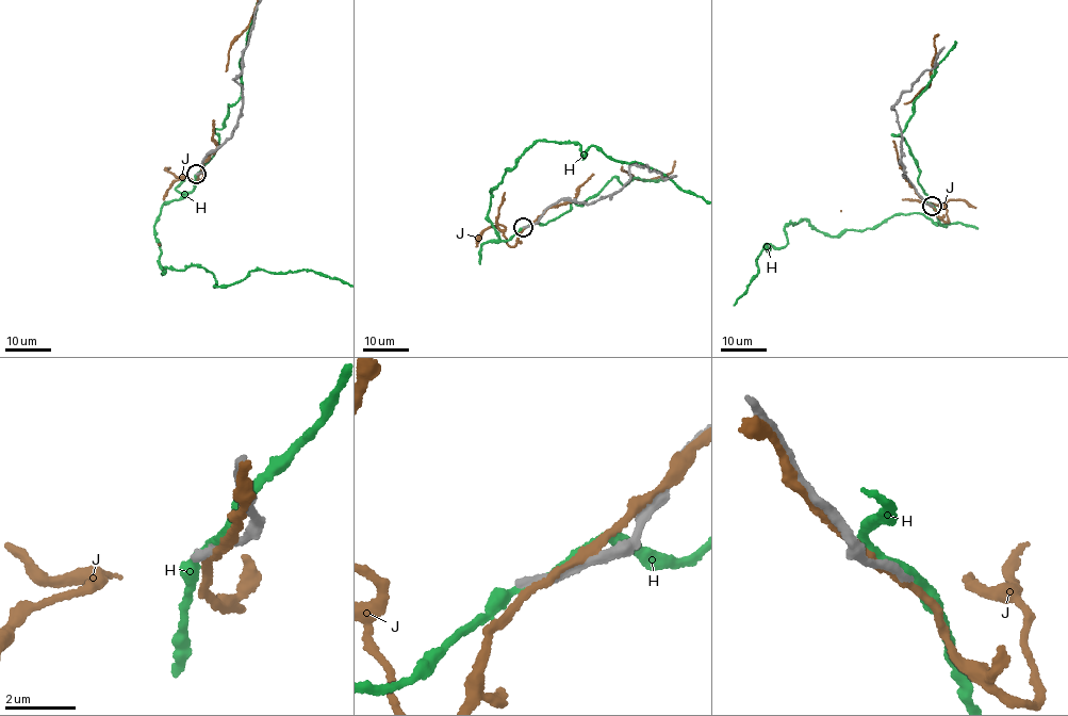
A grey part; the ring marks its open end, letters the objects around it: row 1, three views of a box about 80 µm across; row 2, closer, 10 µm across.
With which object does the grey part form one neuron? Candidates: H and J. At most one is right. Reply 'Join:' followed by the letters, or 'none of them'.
Join: none of them

